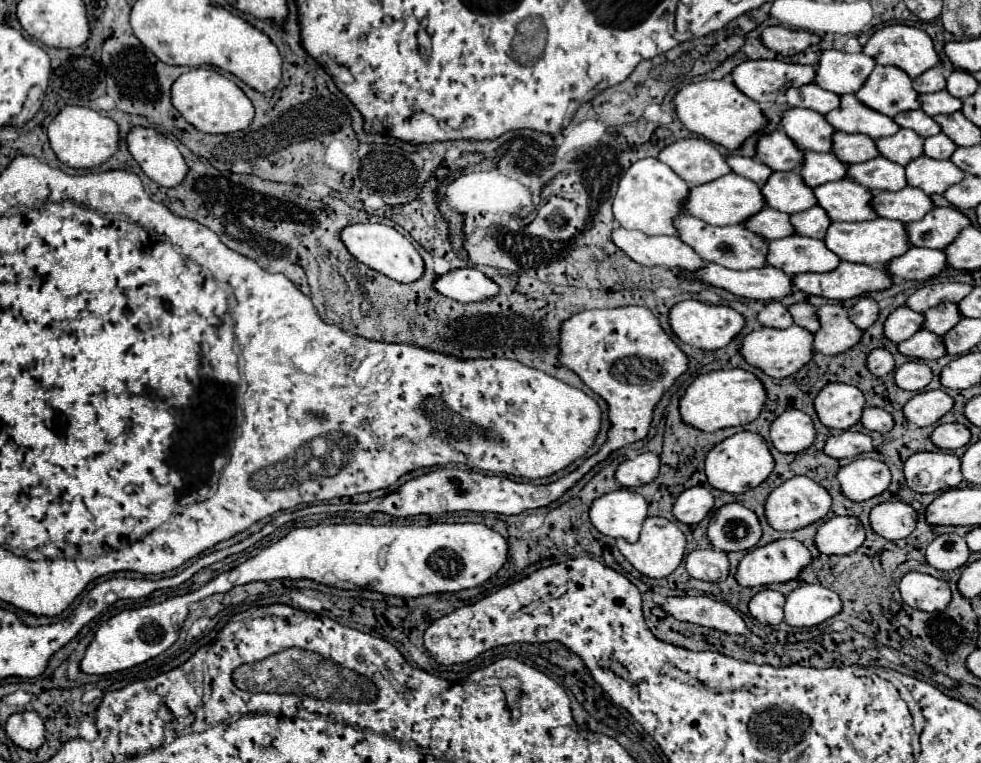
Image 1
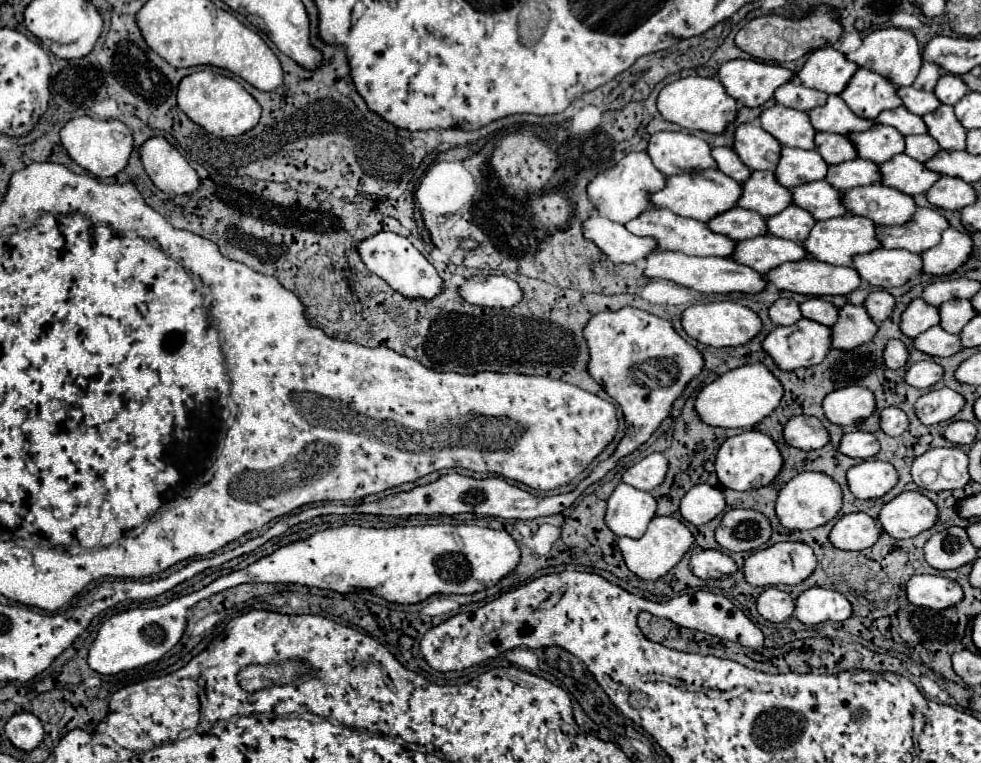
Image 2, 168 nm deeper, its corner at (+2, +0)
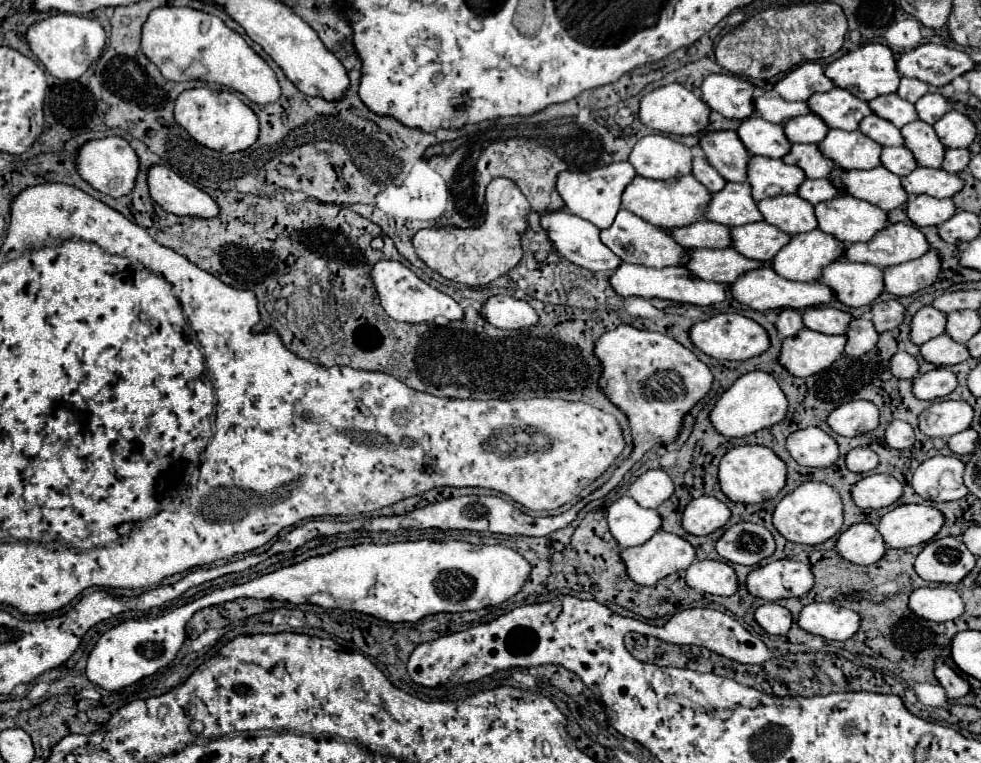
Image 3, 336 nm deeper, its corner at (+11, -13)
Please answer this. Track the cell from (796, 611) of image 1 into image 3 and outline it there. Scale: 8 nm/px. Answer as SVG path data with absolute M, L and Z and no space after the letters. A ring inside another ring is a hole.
M811 603L799 615L799 627L807 633L831 639L831 641L847 641L851 639L859 627L861 619L855 611L837 607L833 603Z

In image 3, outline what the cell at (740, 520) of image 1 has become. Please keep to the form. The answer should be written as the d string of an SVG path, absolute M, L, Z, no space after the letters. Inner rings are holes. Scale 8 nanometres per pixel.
M737 523L717 541L717 553L739 565L757 565L775 553L771 531L757 523Z

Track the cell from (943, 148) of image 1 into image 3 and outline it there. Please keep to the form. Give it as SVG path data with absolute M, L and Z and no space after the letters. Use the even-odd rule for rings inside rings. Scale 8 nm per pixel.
M883 147L881 149L881 165L899 177L909 175L917 167L911 151L905 147Z

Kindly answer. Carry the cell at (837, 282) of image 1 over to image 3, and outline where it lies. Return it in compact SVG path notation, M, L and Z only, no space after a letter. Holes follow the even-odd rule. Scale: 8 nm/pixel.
M761 265L759 269L747 271L745 275L739 275L735 283L729 285L727 289L731 297L739 303L749 305L755 311L767 311L767 309L803 309L803 307L817 307L825 305L833 299L833 291L821 283L821 281L811 281L811 283L797 283L779 277L769 265Z

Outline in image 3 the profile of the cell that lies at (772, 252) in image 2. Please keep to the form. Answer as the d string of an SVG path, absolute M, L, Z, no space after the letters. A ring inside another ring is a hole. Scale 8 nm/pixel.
M733 247L691 249L689 263L685 265L685 269L689 269L699 279L717 281L717 283L725 283L725 285L731 285L741 273L751 271L755 267L761 267L761 263L745 259Z

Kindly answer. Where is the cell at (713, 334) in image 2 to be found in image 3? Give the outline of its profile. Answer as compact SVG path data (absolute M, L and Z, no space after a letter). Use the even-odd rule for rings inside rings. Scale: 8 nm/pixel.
M721 313L721 315L715 315L715 317L707 319L707 321L695 323L691 327L689 335L691 335L691 341L703 353L707 353L715 359L729 359L729 361L745 361L745 359L757 357L757 355L765 353L771 345L769 333L759 323L755 323L753 319L743 317L739 313Z

